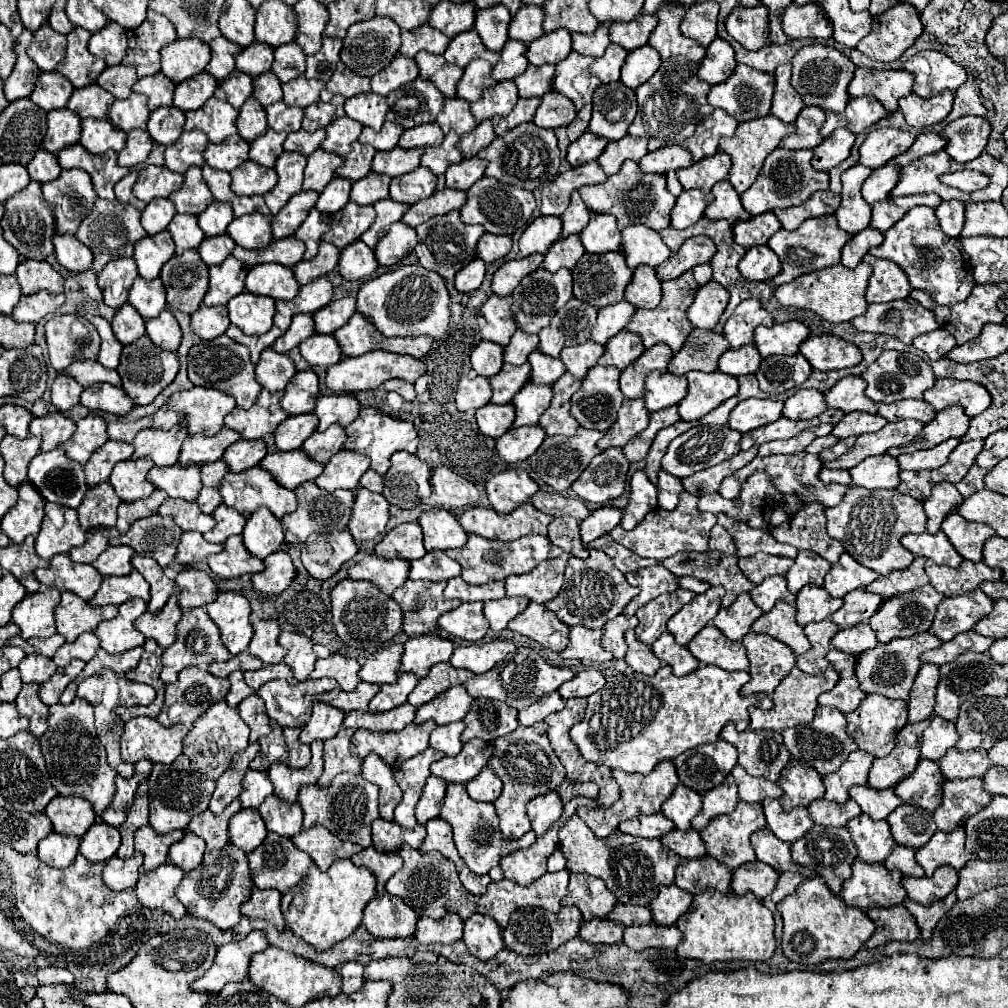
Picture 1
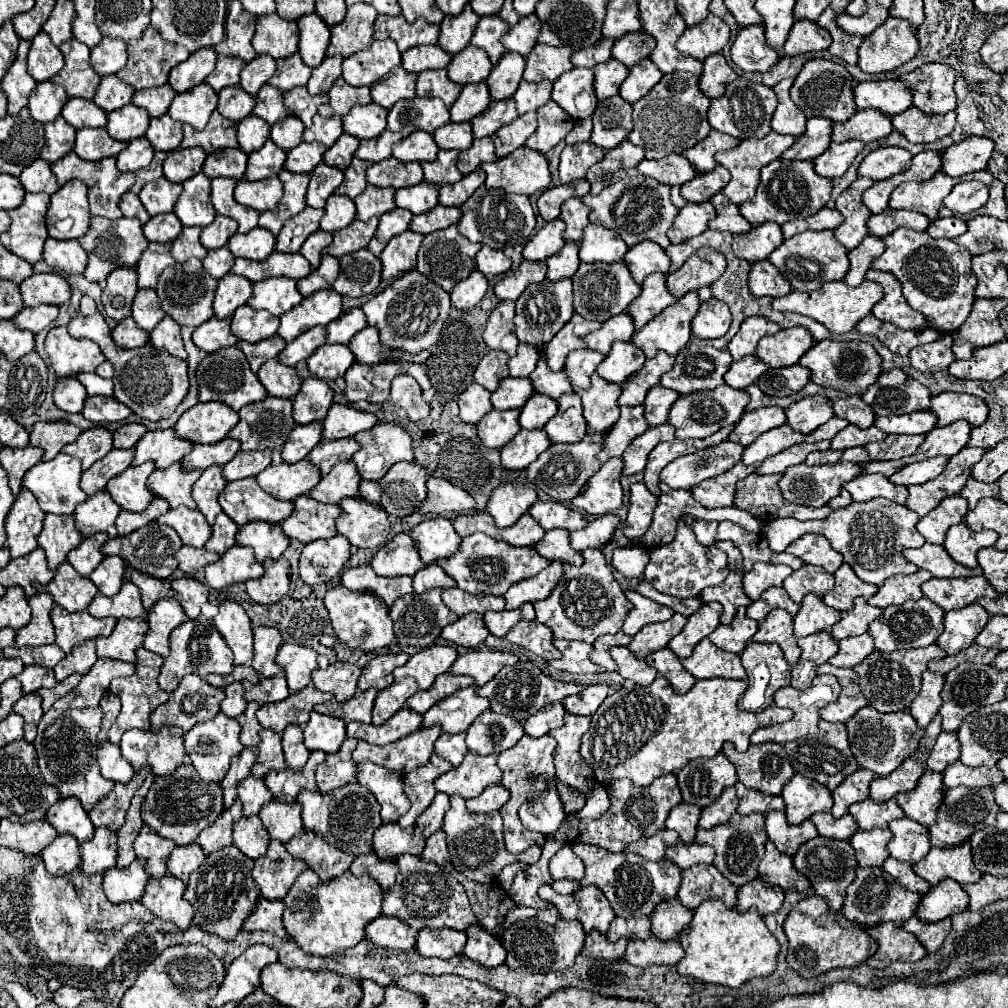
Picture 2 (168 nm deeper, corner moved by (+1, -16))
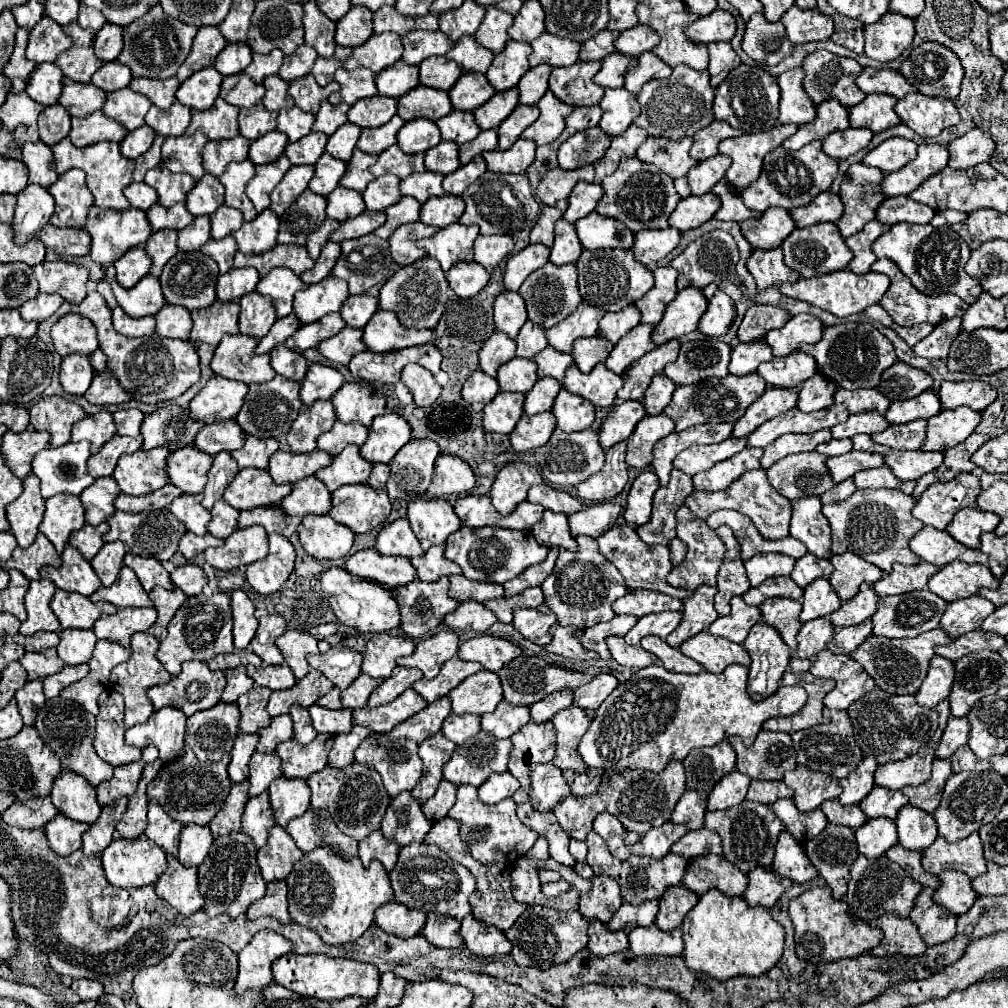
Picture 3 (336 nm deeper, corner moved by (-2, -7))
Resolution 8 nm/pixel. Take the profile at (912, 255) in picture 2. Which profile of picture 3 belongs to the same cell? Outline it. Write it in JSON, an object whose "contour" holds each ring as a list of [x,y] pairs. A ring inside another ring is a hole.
{"contour":[[[896,223],[890,227],[890,231],[886,231],[884,235],[880,235],[880,239],[876,239],[876,243],[872,245],[872,251],[878,259],[886,257],[890,261],[894,261],[900,271],[912,281],[912,285],[922,291],[924,295],[942,295],[942,293],[954,293],[960,299],[964,299],[966,303],[974,303],[978,299],[978,295],[982,293],[980,283],[976,283],[976,279],[972,279],[966,271],[964,265],[970,259],[970,247],[964,243],[964,239],[960,239],[960,235],[952,229],[952,227],[932,227],[932,225],[908,225],[908,223]]]}

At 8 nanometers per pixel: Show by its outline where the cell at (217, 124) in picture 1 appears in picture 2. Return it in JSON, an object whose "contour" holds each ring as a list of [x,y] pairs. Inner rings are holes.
{"contour":[[[217,110],[211,114],[209,124],[203,130],[193,130],[191,126],[183,126],[183,142],[181,148],[199,146],[207,154],[219,148],[237,148],[235,142],[235,122],[223,118]]]}

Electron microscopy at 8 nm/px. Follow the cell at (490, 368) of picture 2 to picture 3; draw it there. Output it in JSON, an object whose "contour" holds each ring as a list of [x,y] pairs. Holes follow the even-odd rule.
{"contour":[[[494,331],[492,337],[480,349],[480,369],[490,377],[496,377],[500,365],[510,361],[516,353],[516,341],[504,335],[502,331]]]}

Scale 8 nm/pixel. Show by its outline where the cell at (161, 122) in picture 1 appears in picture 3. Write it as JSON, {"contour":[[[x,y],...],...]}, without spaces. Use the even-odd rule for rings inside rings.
{"contour":[[[178,101],[168,111],[152,105],[146,115],[146,125],[150,125],[158,135],[164,137],[184,135],[186,127],[190,125],[190,109]]]}

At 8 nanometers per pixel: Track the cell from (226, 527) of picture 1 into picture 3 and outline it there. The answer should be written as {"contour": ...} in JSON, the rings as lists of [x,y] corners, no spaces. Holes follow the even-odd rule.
{"contour":[[[220,499],[212,507],[212,519],[208,523],[208,533],[212,533],[214,537],[226,539],[228,535],[236,531],[236,519],[238,519],[238,511]]]}

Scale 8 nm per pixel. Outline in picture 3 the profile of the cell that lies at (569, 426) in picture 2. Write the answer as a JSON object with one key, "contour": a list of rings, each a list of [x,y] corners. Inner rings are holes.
{"contour":[[[566,389],[558,393],[552,413],[558,429],[562,431],[584,431],[594,421],[594,405],[588,403],[588,399],[580,399],[580,395],[568,393]]]}

